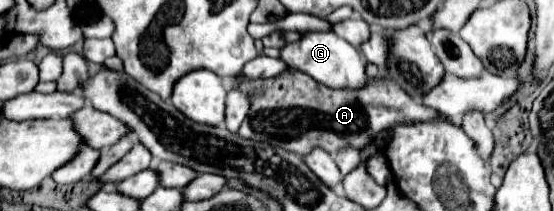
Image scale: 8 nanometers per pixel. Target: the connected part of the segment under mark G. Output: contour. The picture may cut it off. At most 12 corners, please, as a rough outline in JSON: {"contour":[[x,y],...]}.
{"contour":[[306,32],[280,50],[290,68],[334,90],[368,84],[354,46]]}

